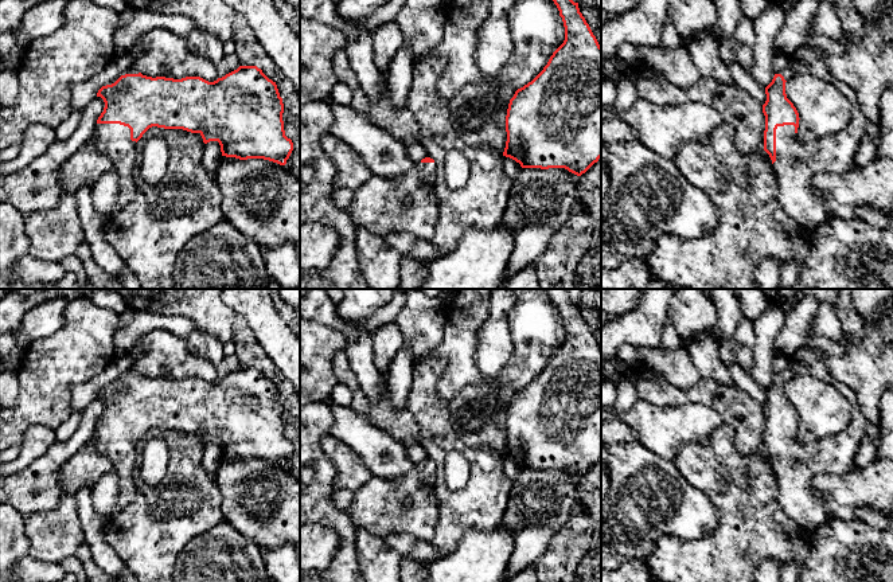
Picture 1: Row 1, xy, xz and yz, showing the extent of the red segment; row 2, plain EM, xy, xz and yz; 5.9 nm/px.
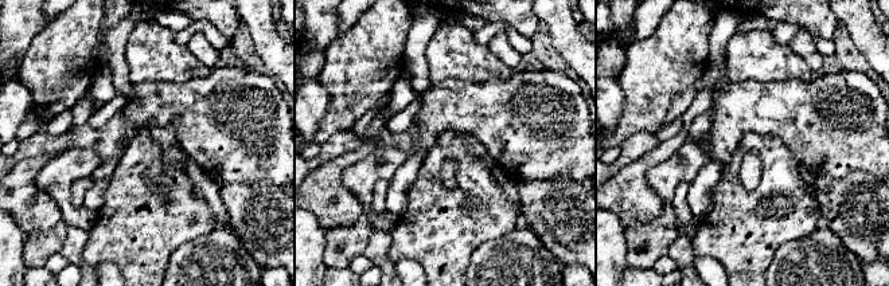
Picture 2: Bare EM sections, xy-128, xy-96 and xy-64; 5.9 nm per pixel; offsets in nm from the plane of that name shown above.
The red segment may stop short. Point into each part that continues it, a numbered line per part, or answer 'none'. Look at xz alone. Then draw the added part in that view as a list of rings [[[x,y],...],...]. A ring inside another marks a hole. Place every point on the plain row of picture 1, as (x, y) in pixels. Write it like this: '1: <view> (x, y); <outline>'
1: xz (378, 507); [[[420,462],[398,480],[373,477],[355,491],[347,513],[355,527],[375,536],[407,534],[418,542],[432,542],[440,519],[440,503],[434,495],[440,473],[436,464]]]

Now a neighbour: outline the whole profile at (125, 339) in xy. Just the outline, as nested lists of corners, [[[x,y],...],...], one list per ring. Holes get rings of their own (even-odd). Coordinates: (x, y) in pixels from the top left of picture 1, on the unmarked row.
[[[137,310],[133,320],[126,327],[117,329],[113,336],[117,355],[129,354],[140,337],[155,329],[165,329],[180,339],[186,339],[195,329],[195,324],[184,316],[164,316]]]

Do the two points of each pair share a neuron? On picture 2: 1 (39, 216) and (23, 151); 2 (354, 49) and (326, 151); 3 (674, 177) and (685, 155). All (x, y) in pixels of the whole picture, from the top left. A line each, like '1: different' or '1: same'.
1: different
2: different
3: same

